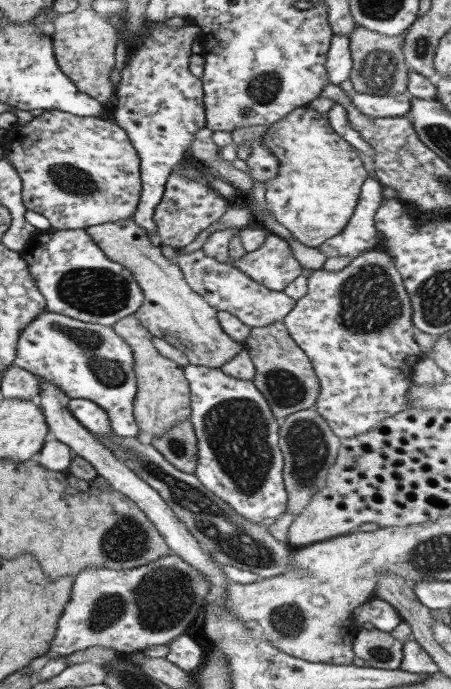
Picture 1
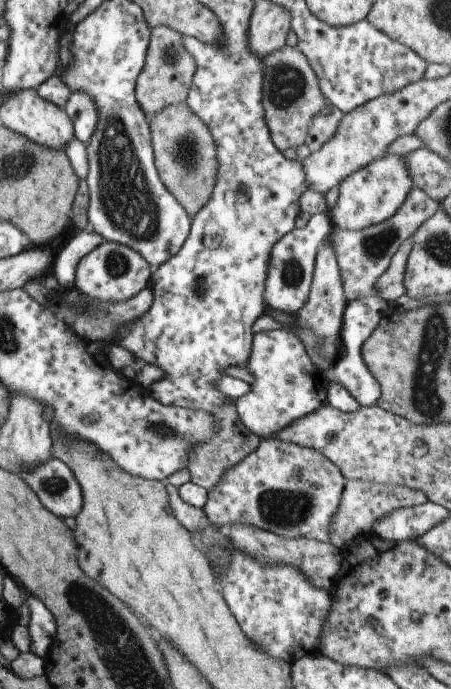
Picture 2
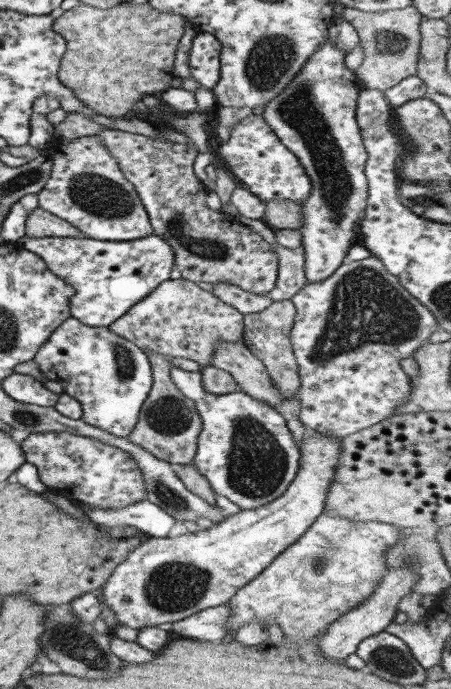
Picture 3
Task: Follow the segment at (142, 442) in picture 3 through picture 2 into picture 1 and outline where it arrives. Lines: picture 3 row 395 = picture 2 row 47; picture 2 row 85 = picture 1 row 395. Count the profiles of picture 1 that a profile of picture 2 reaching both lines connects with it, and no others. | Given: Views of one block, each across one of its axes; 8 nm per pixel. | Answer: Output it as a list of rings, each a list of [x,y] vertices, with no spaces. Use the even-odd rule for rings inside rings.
[[[128,315],[113,325],[113,330],[120,336],[134,353],[134,371],[138,392],[154,392],[154,394],[136,394],[133,402],[134,418],[140,428],[139,434],[162,436],[168,428],[176,426],[180,420],[189,420],[191,416],[191,392],[184,369],[176,362],[162,356],[152,343],[152,334],[134,315]]]

